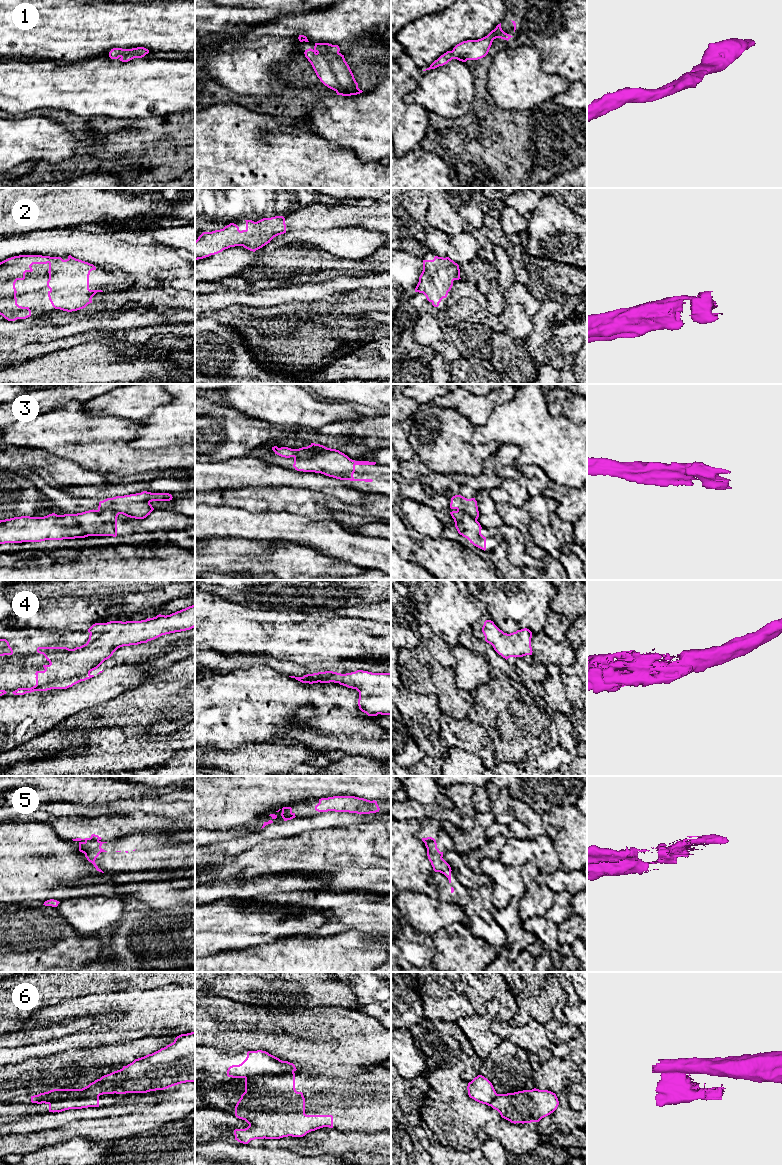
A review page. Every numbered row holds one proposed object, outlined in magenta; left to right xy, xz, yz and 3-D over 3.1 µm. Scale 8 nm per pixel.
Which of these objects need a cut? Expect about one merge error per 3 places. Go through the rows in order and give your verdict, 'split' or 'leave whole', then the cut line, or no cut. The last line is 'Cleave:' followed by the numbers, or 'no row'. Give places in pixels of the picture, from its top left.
1: leave whole | no cut
2: leave whole | no cut
3: split | xz (326, 447), (308, 457), (294, 458)
4: leave whole | no cut
5: split | xy (98, 840), (85, 841)
6: split | xy (98, 1095), (67, 1097), (48, 1103)
Cleave: 3, 5, 6

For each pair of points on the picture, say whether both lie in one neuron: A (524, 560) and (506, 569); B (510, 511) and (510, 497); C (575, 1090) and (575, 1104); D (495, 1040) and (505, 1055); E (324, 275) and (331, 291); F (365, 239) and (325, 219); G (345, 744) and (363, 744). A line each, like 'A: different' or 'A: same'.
A: different
B: different
C: same
D: different
E: different
F: different
G: same

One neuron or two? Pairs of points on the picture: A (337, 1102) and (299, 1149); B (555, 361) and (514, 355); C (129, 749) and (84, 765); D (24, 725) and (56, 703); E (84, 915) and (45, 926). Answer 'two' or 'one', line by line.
A: two
B: two
C: one
D: one
E: two

